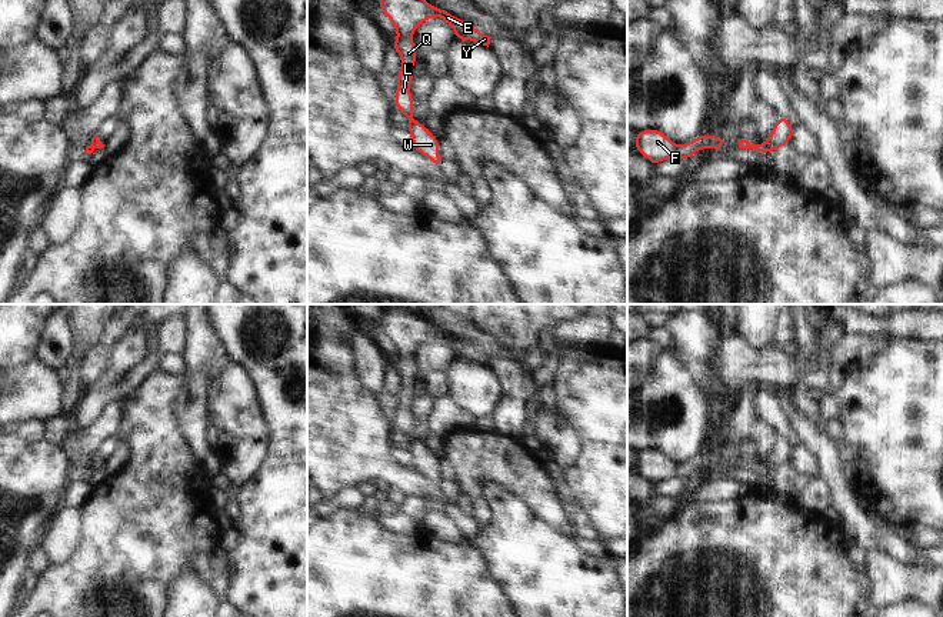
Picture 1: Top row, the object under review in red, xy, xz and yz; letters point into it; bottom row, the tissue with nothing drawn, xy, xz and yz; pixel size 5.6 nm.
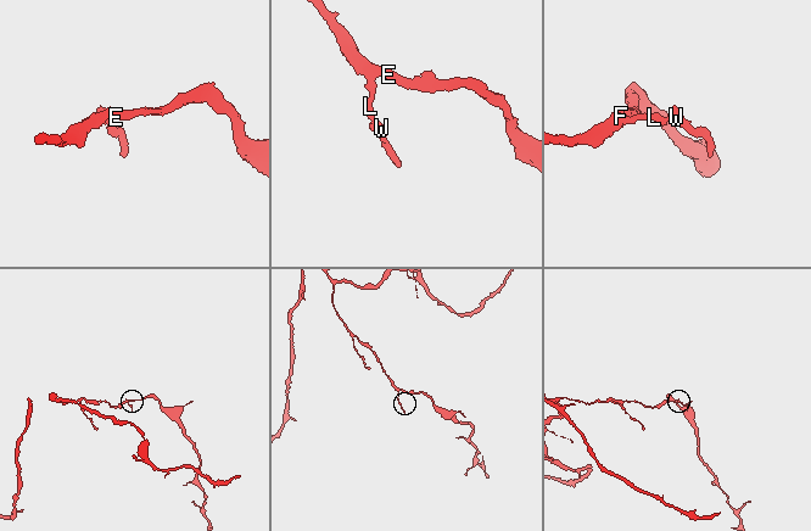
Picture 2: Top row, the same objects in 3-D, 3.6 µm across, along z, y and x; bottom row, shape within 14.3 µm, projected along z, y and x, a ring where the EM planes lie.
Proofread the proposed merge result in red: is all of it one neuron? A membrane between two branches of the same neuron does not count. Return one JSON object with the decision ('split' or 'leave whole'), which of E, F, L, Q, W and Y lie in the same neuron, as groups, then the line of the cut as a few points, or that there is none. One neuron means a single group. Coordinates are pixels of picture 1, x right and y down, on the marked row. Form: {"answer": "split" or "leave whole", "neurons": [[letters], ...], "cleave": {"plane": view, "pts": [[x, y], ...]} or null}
{"answer": "split", "neurons": [["E", "F", "L", "Q", "Y"], ["W"]], "cleave": {"plane": "yz", "pts": [[765, 143], [769, 150]]}}

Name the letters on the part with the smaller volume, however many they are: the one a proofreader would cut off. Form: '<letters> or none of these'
W

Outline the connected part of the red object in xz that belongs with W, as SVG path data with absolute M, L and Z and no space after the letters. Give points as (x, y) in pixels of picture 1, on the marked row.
M411 123L407 126L410 133L411 144L416 151L421 153L426 159L439 164L441 157L439 156L439 139L434 137L424 123Z

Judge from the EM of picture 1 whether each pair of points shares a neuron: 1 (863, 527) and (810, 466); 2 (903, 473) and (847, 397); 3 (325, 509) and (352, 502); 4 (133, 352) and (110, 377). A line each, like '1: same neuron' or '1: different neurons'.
1: different neurons
2: same neuron
3: same neuron
4: same neuron

